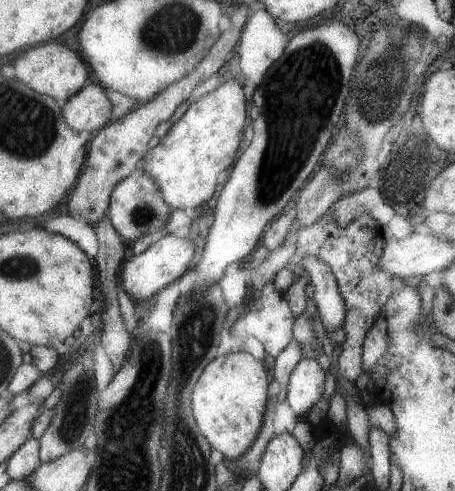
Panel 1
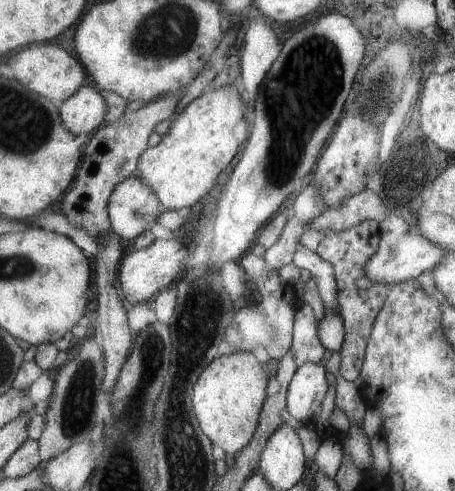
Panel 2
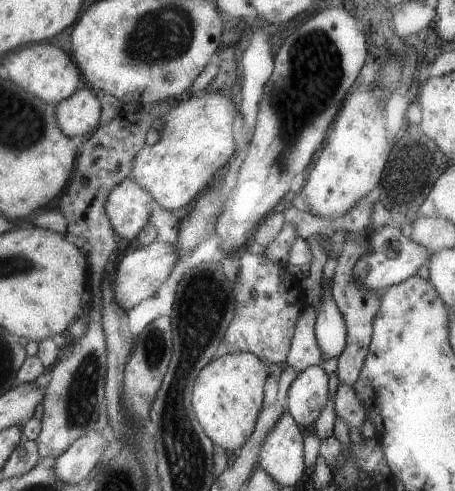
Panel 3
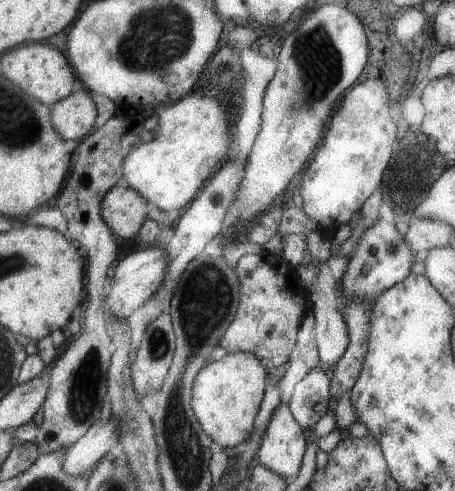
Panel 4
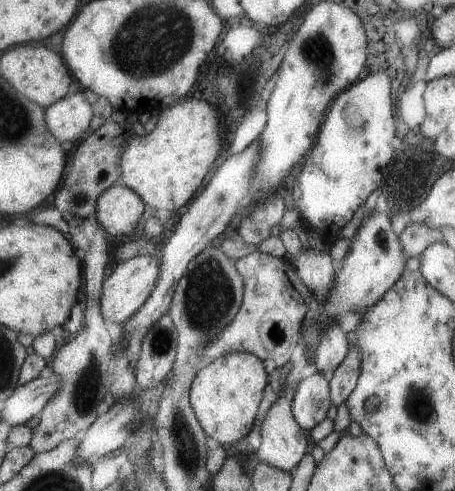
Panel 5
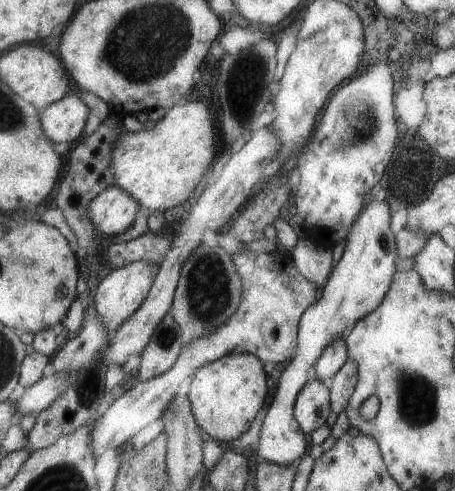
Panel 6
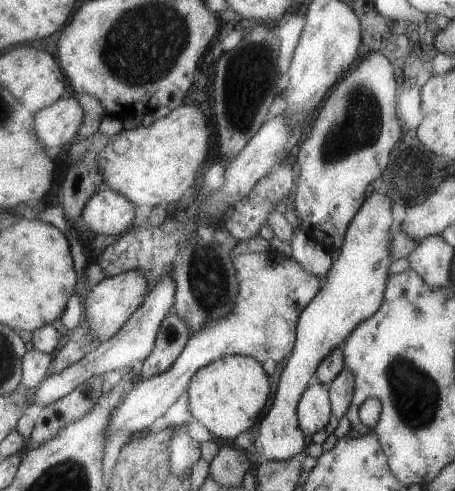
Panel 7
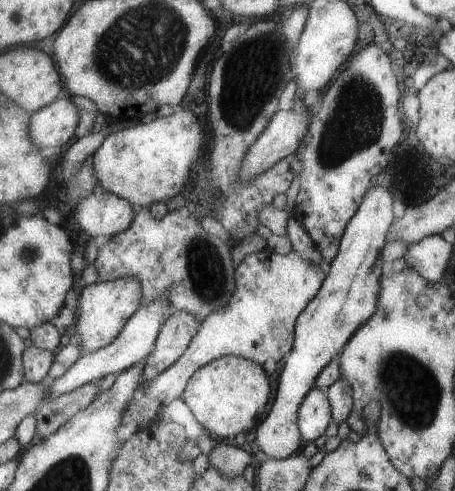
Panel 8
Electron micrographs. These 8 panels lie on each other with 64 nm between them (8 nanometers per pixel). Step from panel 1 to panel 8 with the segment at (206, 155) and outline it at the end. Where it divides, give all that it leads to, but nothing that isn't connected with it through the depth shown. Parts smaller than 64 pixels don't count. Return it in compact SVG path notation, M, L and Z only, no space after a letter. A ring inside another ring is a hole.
M179 108L173 116L157 118L149 124L141 122L139 126L109 134L93 156L99 186L109 194L129 200L133 208L151 208L157 202L169 202L169 198L183 192L189 182L189 176L201 158L203 140L207 138L205 132L207 128L195 112Z

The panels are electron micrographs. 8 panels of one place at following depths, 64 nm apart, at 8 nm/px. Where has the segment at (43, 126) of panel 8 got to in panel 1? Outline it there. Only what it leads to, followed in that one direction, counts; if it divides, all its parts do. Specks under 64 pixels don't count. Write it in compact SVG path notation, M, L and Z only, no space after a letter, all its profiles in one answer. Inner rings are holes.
M93 80L65 104L63 114L77 132L95 134L113 122L113 104L105 94L105 86Z

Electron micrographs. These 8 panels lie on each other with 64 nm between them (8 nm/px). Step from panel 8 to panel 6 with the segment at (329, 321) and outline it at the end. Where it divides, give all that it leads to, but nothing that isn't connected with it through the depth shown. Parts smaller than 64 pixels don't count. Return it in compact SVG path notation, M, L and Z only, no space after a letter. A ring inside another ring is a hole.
M373 198L351 224L349 234L345 238L345 250L341 254L341 260L333 266L325 286L319 288L317 302L313 302L299 320L295 356L285 364L285 370L277 380L273 398L269 400L267 414L261 424L259 448L251 456L253 460L289 466L289 464L297 464L299 458L303 458L303 454L307 452L307 440L305 440L305 432L295 420L293 406L297 402L301 388L309 382L305 378L307 376L305 372L311 366L315 366L315 362L323 356L327 346L331 346L335 340L343 336L343 330L349 322L359 322L381 304L381 300L385 298L385 292L391 286L397 262L399 262L399 256L397 256L395 232L391 230L389 204L385 200L377 202ZM231 354L203 366L191 378L193 386L189 398L193 404L193 414L199 422L199 428L203 428L211 440L235 442L243 432L247 432L249 424L255 420L255 414L261 410L267 398L269 376L265 376L267 370L263 370L263 366L265 364L261 364L257 356Z

